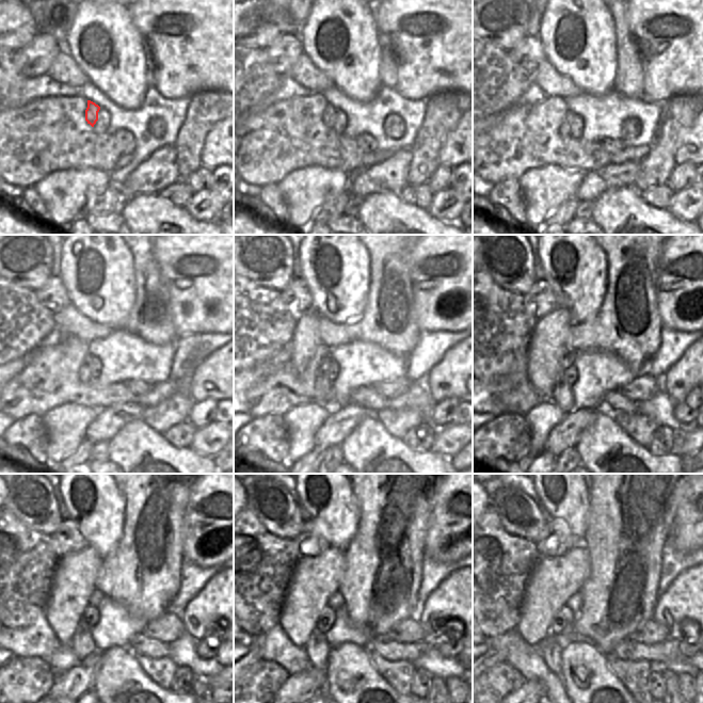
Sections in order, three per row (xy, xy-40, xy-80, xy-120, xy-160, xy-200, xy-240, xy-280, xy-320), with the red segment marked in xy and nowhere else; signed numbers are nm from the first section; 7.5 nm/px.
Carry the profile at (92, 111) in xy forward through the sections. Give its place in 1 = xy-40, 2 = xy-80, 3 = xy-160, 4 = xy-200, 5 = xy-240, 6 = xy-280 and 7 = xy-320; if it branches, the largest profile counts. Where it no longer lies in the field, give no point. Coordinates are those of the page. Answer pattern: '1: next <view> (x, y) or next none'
1: next xy-40 (329, 115)
2: next xy-80 (564, 127)
3: next xy-160 (323, 388)
4: next xy-200 (561, 396)
5: next xy-240 (81, 642)
6: next xy-280 (317, 649)
7: next xy-320 (552, 646)

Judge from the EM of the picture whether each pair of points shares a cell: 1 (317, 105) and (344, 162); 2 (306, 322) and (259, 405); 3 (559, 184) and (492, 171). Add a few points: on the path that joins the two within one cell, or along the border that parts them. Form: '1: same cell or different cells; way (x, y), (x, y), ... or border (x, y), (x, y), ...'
1: same cell; way (316, 118), (316, 134), (330, 148)
2: different cells; border (314, 354), (301, 372), (298, 372), (289, 363)
3: different cells; border (543, 164), (528, 169), (518, 179)

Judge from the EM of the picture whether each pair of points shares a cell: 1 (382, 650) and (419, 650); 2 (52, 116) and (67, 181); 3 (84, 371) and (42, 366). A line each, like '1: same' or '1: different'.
1: same
2: different
3: different

